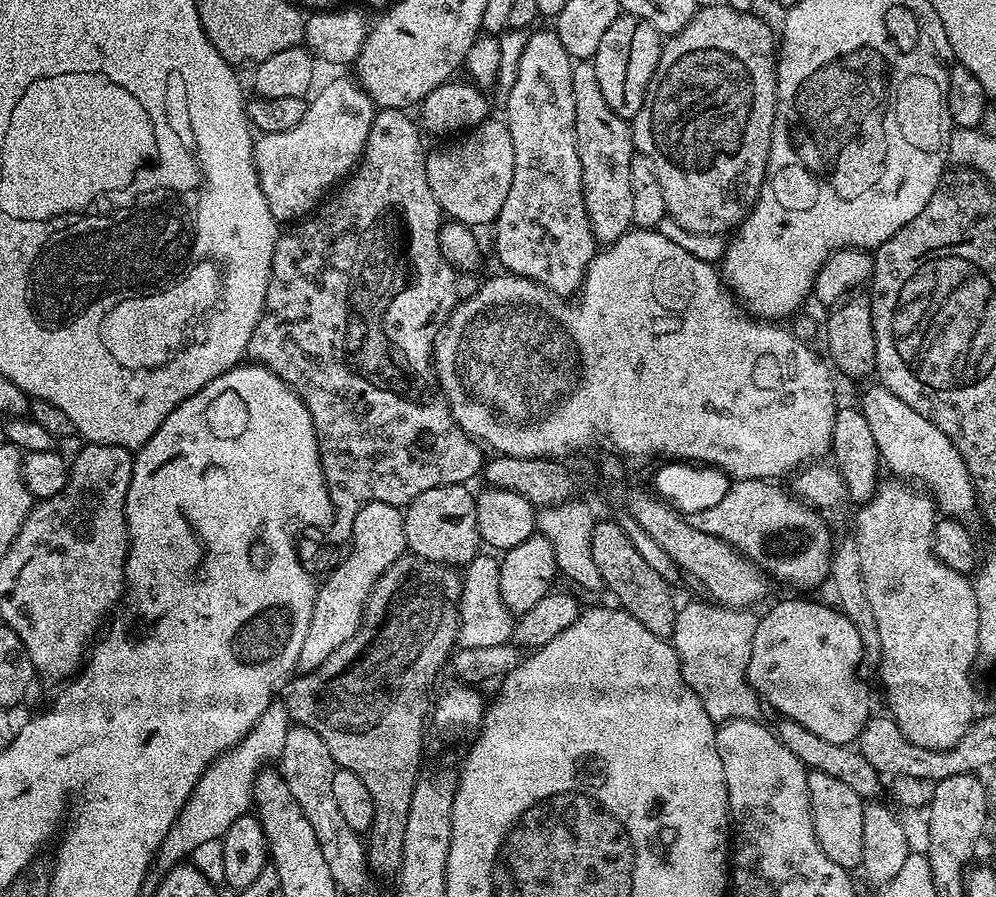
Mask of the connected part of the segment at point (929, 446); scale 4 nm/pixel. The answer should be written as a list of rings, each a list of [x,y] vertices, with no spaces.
[[[873,382],[861,394],[858,407],[874,433],[874,442],[878,442],[883,467],[896,475],[893,477],[923,486],[945,517],[968,518],[964,516],[977,511],[970,470],[966,470],[966,462],[962,462],[962,454],[958,454],[954,442],[950,442],[950,438],[946,438],[946,434],[942,434],[934,422],[922,418],[918,410],[910,410],[902,398],[879,382]]]

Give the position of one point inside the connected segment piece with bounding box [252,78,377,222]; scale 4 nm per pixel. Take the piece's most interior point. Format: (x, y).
(294, 168)

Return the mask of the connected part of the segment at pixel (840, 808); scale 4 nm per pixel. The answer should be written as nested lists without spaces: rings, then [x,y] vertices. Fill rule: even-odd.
[[[814,771],[808,774],[808,797],[812,807],[814,834],[818,838],[818,846],[826,850],[826,858],[830,858],[830,862],[838,862],[838,866],[843,868],[859,869],[862,865],[862,814],[865,801],[854,794],[850,786],[838,782],[838,778]]]

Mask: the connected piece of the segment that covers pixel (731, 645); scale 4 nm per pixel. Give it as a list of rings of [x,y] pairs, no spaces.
[[[704,598],[699,599],[692,600],[689,604],[681,603],[676,614],[670,643],[676,649],[680,659],[678,670],[684,676],[684,682],[691,686],[694,694],[698,694],[713,724],[719,726],[727,720],[759,721],[762,701],[752,689],[752,685],[748,683],[748,663],[750,662],[750,650],[754,646],[757,613],[746,608],[724,608],[721,604],[709,602]]]

